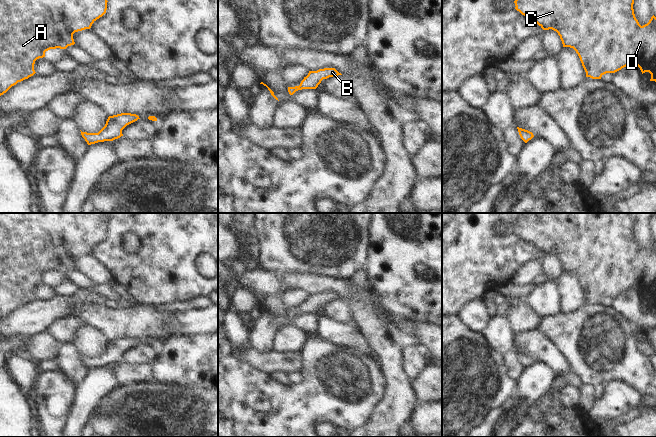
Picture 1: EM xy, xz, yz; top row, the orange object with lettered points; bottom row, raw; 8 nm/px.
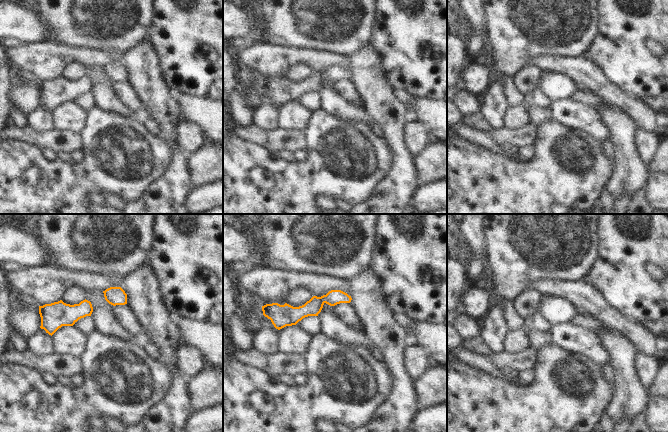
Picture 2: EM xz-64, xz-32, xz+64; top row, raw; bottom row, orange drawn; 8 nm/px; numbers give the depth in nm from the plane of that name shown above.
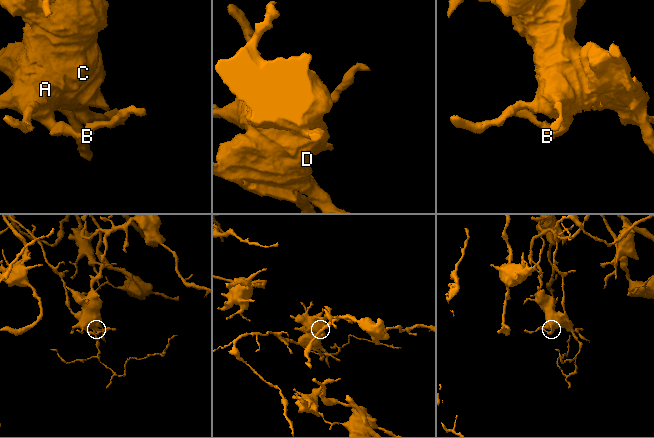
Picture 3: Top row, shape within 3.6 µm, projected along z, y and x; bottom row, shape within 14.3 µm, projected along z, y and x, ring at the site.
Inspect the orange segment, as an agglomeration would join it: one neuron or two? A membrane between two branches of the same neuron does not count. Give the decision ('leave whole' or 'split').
leave whole

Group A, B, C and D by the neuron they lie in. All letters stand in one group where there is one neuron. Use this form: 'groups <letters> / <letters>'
groups A B C D

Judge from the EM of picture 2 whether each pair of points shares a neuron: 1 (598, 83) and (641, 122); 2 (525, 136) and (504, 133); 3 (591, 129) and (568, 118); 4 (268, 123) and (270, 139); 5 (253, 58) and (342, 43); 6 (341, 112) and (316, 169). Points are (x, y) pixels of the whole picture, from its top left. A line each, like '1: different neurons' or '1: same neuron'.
1: same neuron
2: same neuron
3: same neuron
4: different neurons
5: different neurons
6: different neurons

